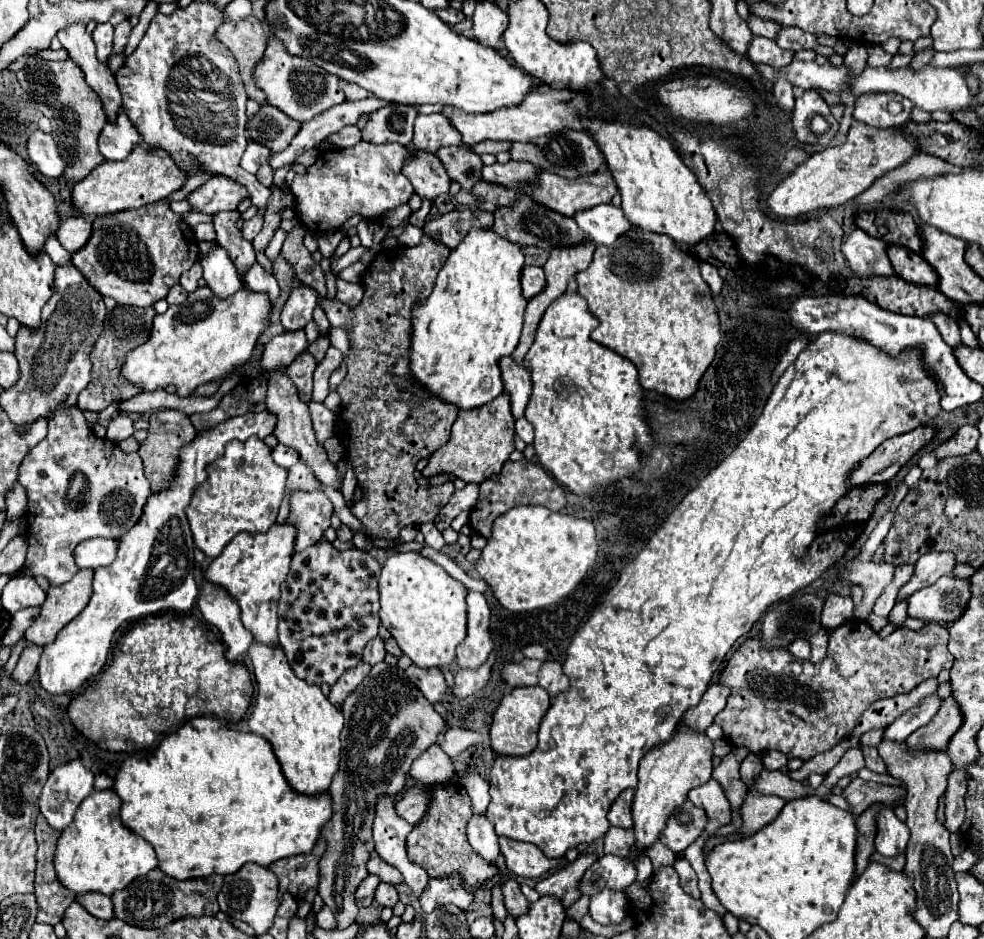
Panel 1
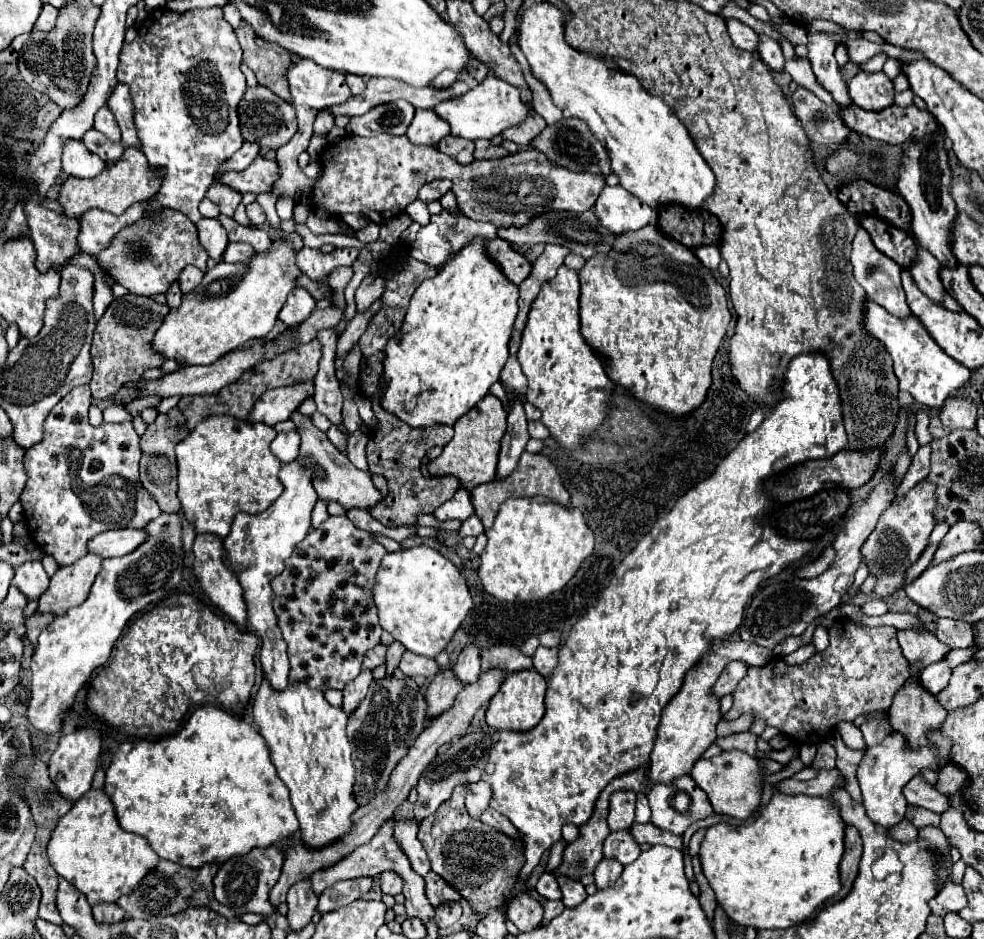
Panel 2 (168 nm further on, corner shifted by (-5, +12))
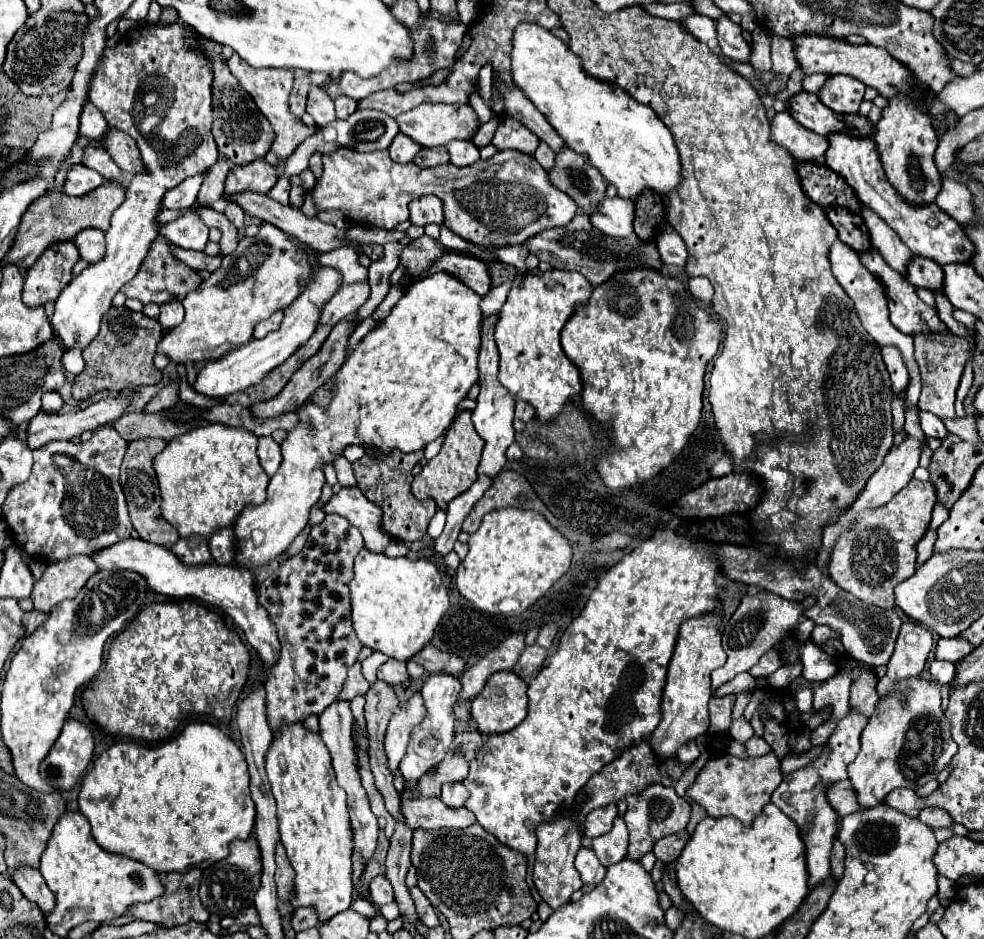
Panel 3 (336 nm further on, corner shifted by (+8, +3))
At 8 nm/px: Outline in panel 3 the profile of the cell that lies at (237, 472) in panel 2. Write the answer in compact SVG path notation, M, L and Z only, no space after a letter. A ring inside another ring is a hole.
M208 424L192 428L176 438L172 438L166 448L156 454L154 458L154 470L158 476L160 496L162 496L162 516L178 530L180 536L200 534L204 538L210 538L214 530L234 524L234 520L240 516L240 512L248 504L262 504L266 500L266 486L268 486L268 474L262 470L256 454L258 436L244 428L230 428L224 424Z

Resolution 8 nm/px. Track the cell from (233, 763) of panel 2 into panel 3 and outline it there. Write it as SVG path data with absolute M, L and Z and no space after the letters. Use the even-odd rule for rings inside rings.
M190 722L178 738L168 740L164 744L144 746L144 744L132 744L132 742L118 742L118 744L110 746L108 750L104 750L94 760L92 770L82 778L80 792L78 792L78 808L88 818L96 844L100 848L104 848L106 852L128 856L132 860L138 860L138 862L150 866L156 872L164 872L164 874L168 874L168 872L186 872L192 866L198 866L202 862L218 862L218 860L226 858L230 854L228 846L230 846L232 840L236 840L236 838L246 840L252 834L252 828L254 828L254 802L250 798L248 782L250 782L248 766L246 766L246 758L242 756L240 748L220 728L216 728L208 722Z

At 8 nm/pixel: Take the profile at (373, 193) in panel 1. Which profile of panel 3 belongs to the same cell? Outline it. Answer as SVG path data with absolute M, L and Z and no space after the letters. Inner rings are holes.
M338 148L322 156L322 162L324 174L312 192L316 208L340 210L348 220L362 226L394 230L400 222L408 220L410 200L434 194L444 204L446 228L472 244L504 248L520 246L548 228L568 224L578 210L574 200L550 182L534 156L518 150L502 150L488 160L478 160L464 168L454 164L440 164L434 168L420 168L414 162L394 164L388 150L358 154L348 148Z

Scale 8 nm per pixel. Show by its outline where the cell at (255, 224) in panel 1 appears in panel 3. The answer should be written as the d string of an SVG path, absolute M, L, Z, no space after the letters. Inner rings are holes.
M228 204L226 210L224 210L224 214L226 214L226 218L228 218L238 230L244 228L244 212L242 212L236 204Z

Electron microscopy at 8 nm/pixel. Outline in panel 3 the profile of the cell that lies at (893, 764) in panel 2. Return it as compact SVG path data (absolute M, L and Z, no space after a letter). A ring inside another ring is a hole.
M924 676L898 680L894 692L878 700L874 714L862 730L862 748L848 768L862 808L880 804L894 788L918 788L936 778L958 750L950 728L950 720L942 710L940 686L934 680Z

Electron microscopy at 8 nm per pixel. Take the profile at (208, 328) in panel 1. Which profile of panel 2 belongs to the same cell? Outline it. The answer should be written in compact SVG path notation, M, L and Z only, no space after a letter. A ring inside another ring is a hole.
M285 239L273 241L269 253L257 253L251 263L219 263L209 269L195 291L183 295L181 309L171 309L157 329L151 349L181 367L211 365L229 351L243 347L251 339L263 339L275 325L301 271L295 265L293 245Z

